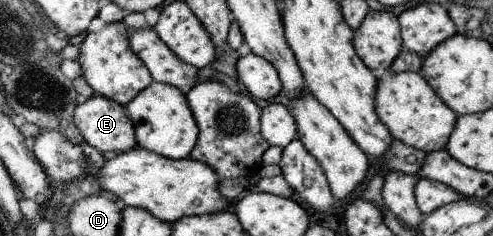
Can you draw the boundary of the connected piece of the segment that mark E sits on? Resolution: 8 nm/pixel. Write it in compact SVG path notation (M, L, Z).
M95 94L84 103L79 103L74 110L74 121L84 140L100 153L118 154L137 146L135 129L126 108L107 97Z

